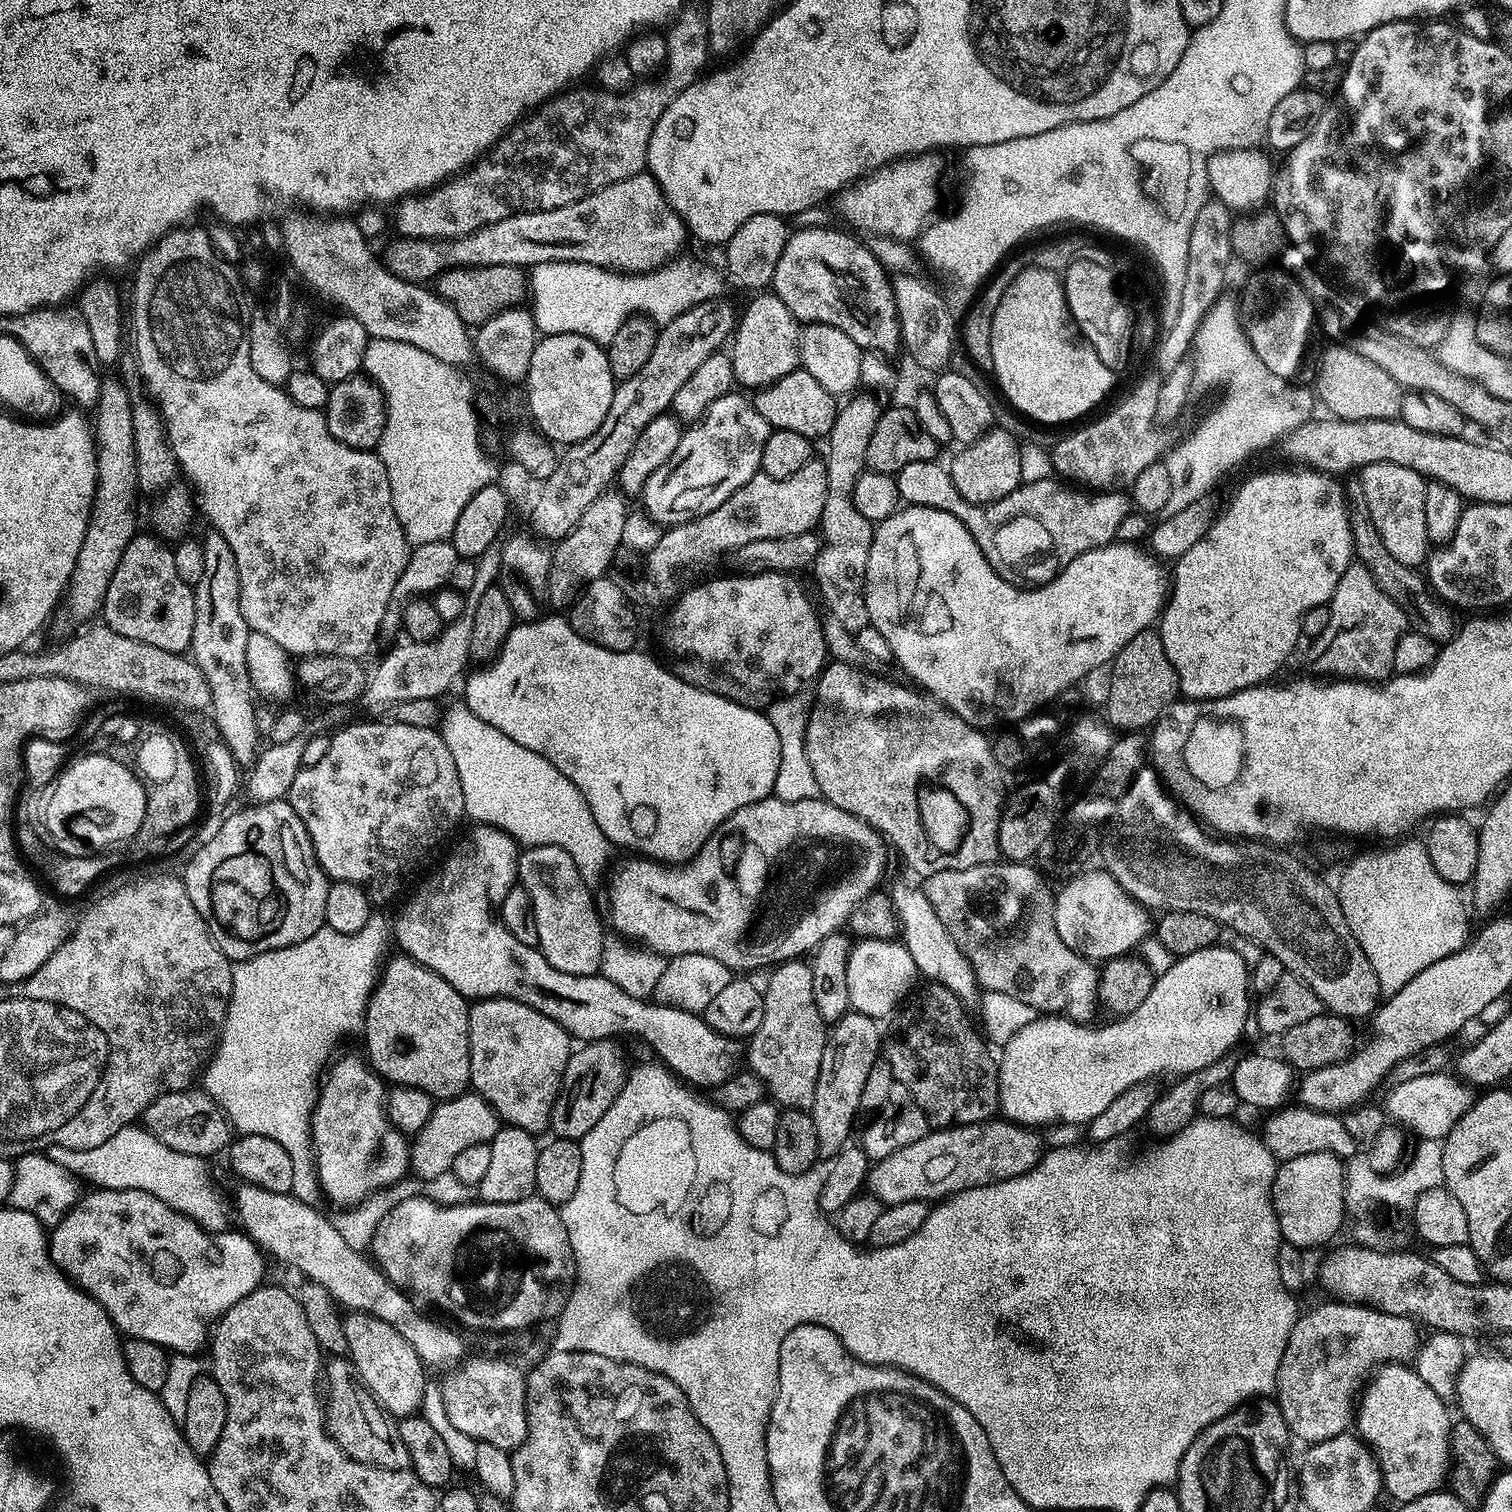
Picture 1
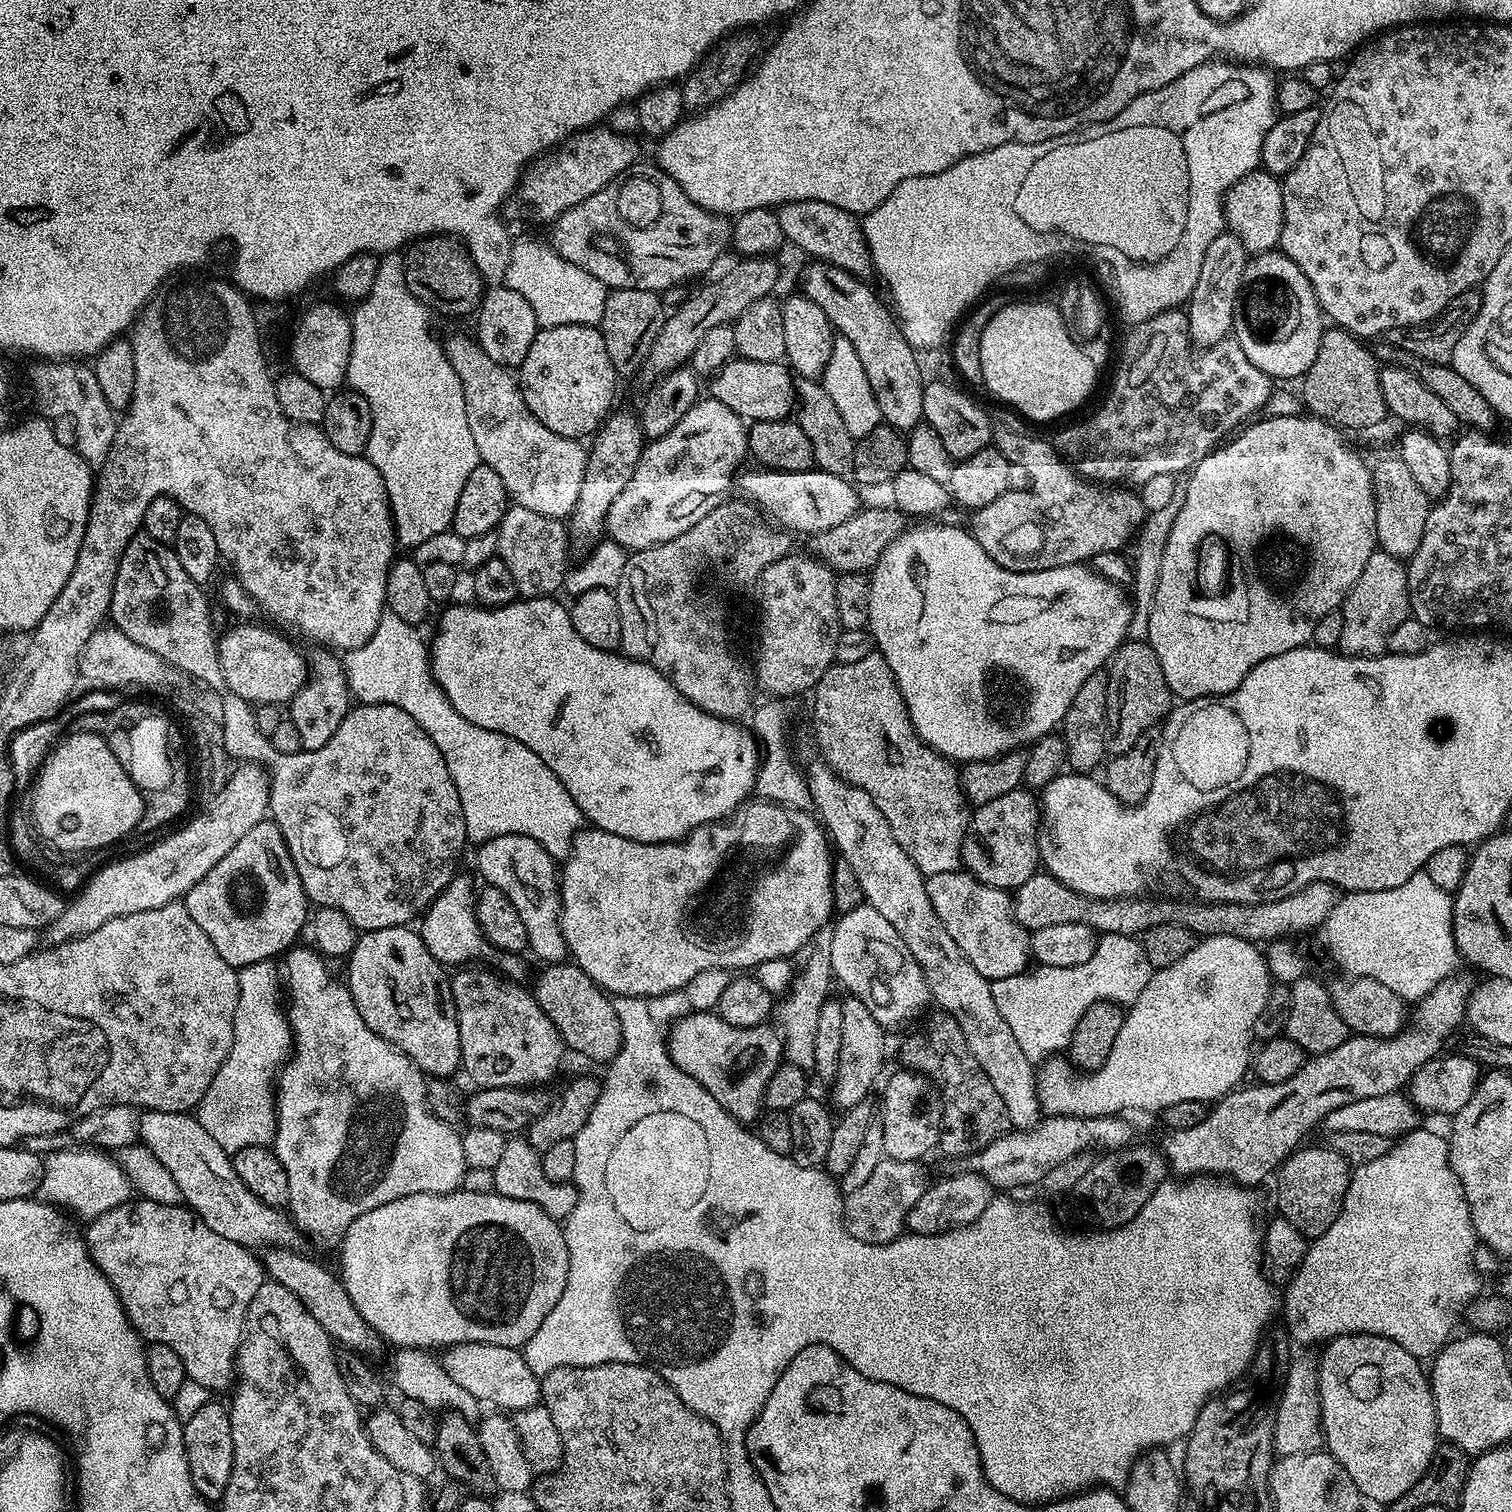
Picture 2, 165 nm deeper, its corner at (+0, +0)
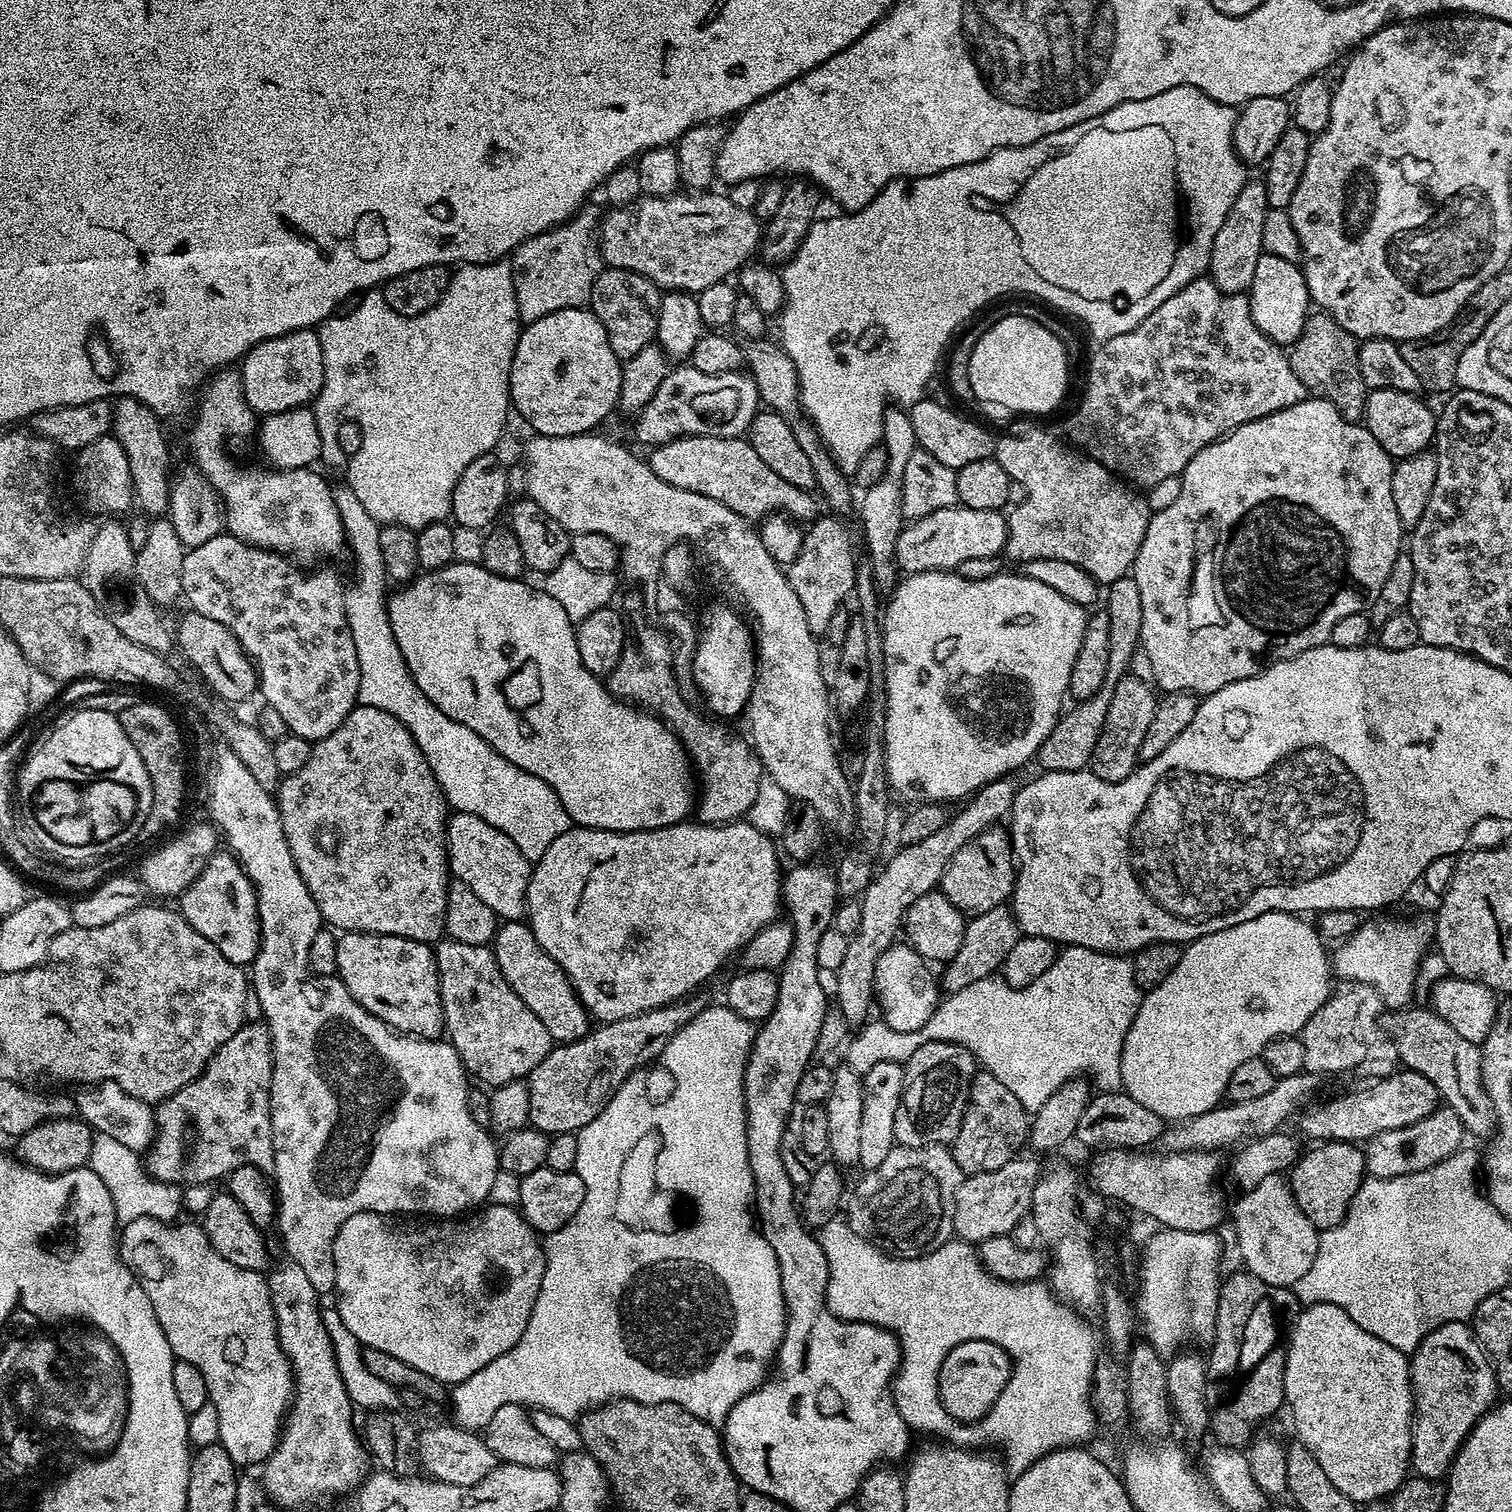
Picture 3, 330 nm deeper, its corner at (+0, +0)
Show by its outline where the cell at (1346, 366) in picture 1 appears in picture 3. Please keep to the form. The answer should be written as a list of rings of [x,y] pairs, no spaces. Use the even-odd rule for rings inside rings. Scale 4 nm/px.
[[[1313,311],[1302,326],[1302,334],[1290,346],[1288,361],[1298,374],[1302,386],[1306,386],[1315,399],[1325,400],[1334,405],[1347,420],[1359,421],[1364,414],[1370,389],[1364,384],[1359,370],[1357,337],[1352,336],[1327,312]]]

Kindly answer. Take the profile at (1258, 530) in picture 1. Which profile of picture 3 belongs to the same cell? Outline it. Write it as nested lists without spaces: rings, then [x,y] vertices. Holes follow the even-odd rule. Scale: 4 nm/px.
[[[1315,398],[1299,400],[1294,406],[1286,406],[1274,414],[1266,414],[1266,418],[1258,418],[1254,422],[1246,422],[1228,433],[1228,435],[1221,436],[1219,440],[1216,440],[1210,446],[1198,450],[1198,454],[1194,454],[1194,458],[1190,458],[1190,462],[1179,475],[1182,482],[1182,490],[1178,493],[1178,499],[1170,506],[1166,506],[1166,510],[1152,513],[1152,521],[1146,526],[1146,538],[1142,538],[1142,546],[1138,546],[1138,554],[1134,558],[1130,573],[1134,578],[1134,582],[1138,582],[1138,590],[1142,594],[1140,648],[1150,658],[1150,666],[1154,669],[1154,678],[1156,679],[1155,687],[1161,693],[1190,692],[1200,698],[1206,697],[1211,692],[1222,690],[1222,686],[1230,686],[1230,682],[1242,682],[1242,678],[1250,678],[1254,674],[1258,674],[1262,669],[1268,667],[1269,664],[1285,660],[1286,658],[1294,658],[1298,654],[1306,654],[1306,650],[1314,650],[1318,646],[1329,643],[1330,630],[1334,630],[1335,623],[1339,622],[1342,618],[1347,618],[1349,614],[1358,614],[1365,611],[1372,601],[1378,598],[1382,586],[1386,583],[1387,576],[1390,575],[1391,567],[1394,566],[1396,559],[1402,555],[1400,543],[1403,540],[1405,543],[1406,540],[1404,523],[1398,518],[1398,509],[1394,507],[1394,490],[1392,489],[1393,467],[1393,456],[1386,454],[1386,450],[1382,450],[1382,446],[1378,446],[1378,438],[1374,438],[1374,434],[1370,434],[1370,430],[1365,428],[1363,423],[1347,420],[1330,402]]]

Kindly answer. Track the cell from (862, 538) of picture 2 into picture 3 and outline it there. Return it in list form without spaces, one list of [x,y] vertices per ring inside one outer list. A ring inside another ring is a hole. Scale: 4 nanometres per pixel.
[[[957,502],[949,508],[934,510],[934,514],[926,514],[922,518],[905,523],[896,542],[896,567],[904,574],[960,570],[963,569],[963,564],[968,564],[971,560],[988,560],[996,555],[999,557],[1004,551],[1007,537],[1008,518],[1003,511],[970,510]]]

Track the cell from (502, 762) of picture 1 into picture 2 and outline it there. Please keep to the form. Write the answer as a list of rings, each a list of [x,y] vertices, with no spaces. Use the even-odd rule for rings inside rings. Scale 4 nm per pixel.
[[[385,611],[370,642],[343,653],[349,693],[355,699],[357,696],[360,704],[398,706],[422,726],[434,746],[438,746],[450,770],[450,778],[454,778],[469,841],[483,842],[506,834],[522,834],[534,838],[534,842],[542,845],[558,862],[567,860],[576,833],[586,824],[582,810],[578,810],[566,786],[558,782],[558,774],[554,774],[534,750],[506,734],[482,730],[482,726],[466,722],[466,718],[454,710],[432,677],[430,648],[420,637],[420,631],[417,625],[402,622],[398,614]]]

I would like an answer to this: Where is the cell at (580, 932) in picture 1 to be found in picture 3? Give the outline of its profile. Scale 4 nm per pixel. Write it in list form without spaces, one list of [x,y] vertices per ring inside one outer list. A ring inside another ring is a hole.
[[[453,811],[448,817],[446,830],[448,843],[448,871],[455,879],[466,882],[490,910],[501,921],[520,920],[525,915],[524,899],[528,893],[528,883],[532,877],[532,864],[510,842],[502,830],[490,826],[490,822],[482,822],[474,814]]]

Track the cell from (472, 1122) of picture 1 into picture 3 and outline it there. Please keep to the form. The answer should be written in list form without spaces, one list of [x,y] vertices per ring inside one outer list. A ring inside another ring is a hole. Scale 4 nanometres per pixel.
[[[688,998],[683,1002],[668,1004],[664,1008],[651,1008],[637,1016],[627,1016],[621,1020],[615,1020],[609,1024],[600,1024],[593,1027],[589,1035],[569,1044],[557,1043],[538,1066],[526,1077],[528,1097],[530,1098],[530,1110],[528,1124],[537,1128],[540,1132],[555,1134],[558,1132],[577,1133],[586,1127],[591,1120],[598,1118],[598,1114],[606,1106],[606,1102],[631,1072],[637,1068],[651,1065],[661,1054],[662,1050],[670,1042],[670,1038],[686,1022],[690,1022],[700,1012],[701,1001]]]

